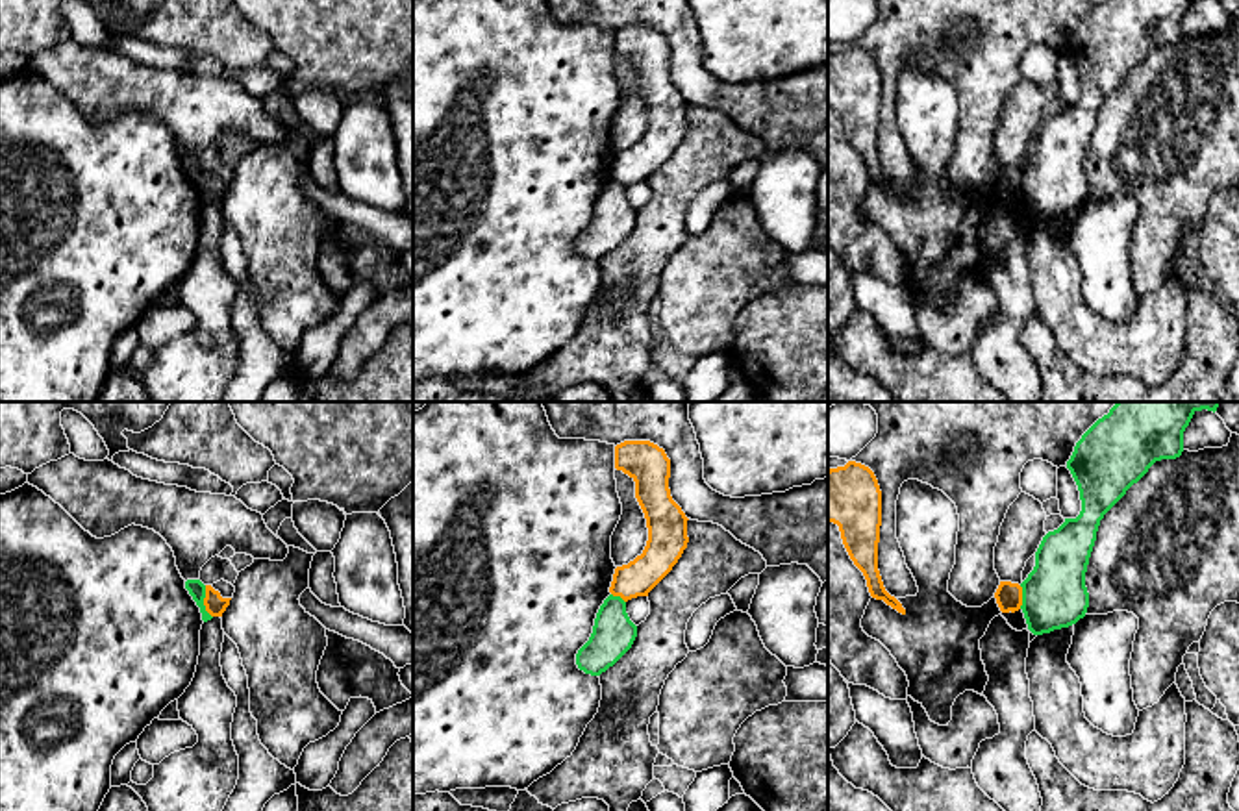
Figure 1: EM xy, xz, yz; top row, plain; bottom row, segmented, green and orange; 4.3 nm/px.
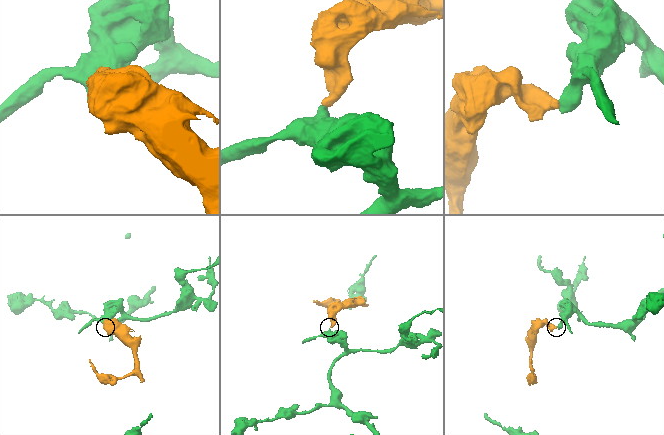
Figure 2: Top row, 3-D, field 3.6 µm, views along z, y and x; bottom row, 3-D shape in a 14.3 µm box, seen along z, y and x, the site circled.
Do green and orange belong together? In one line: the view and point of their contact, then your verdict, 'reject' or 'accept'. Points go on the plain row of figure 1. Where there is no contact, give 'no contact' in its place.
xy (202, 187) | reject

